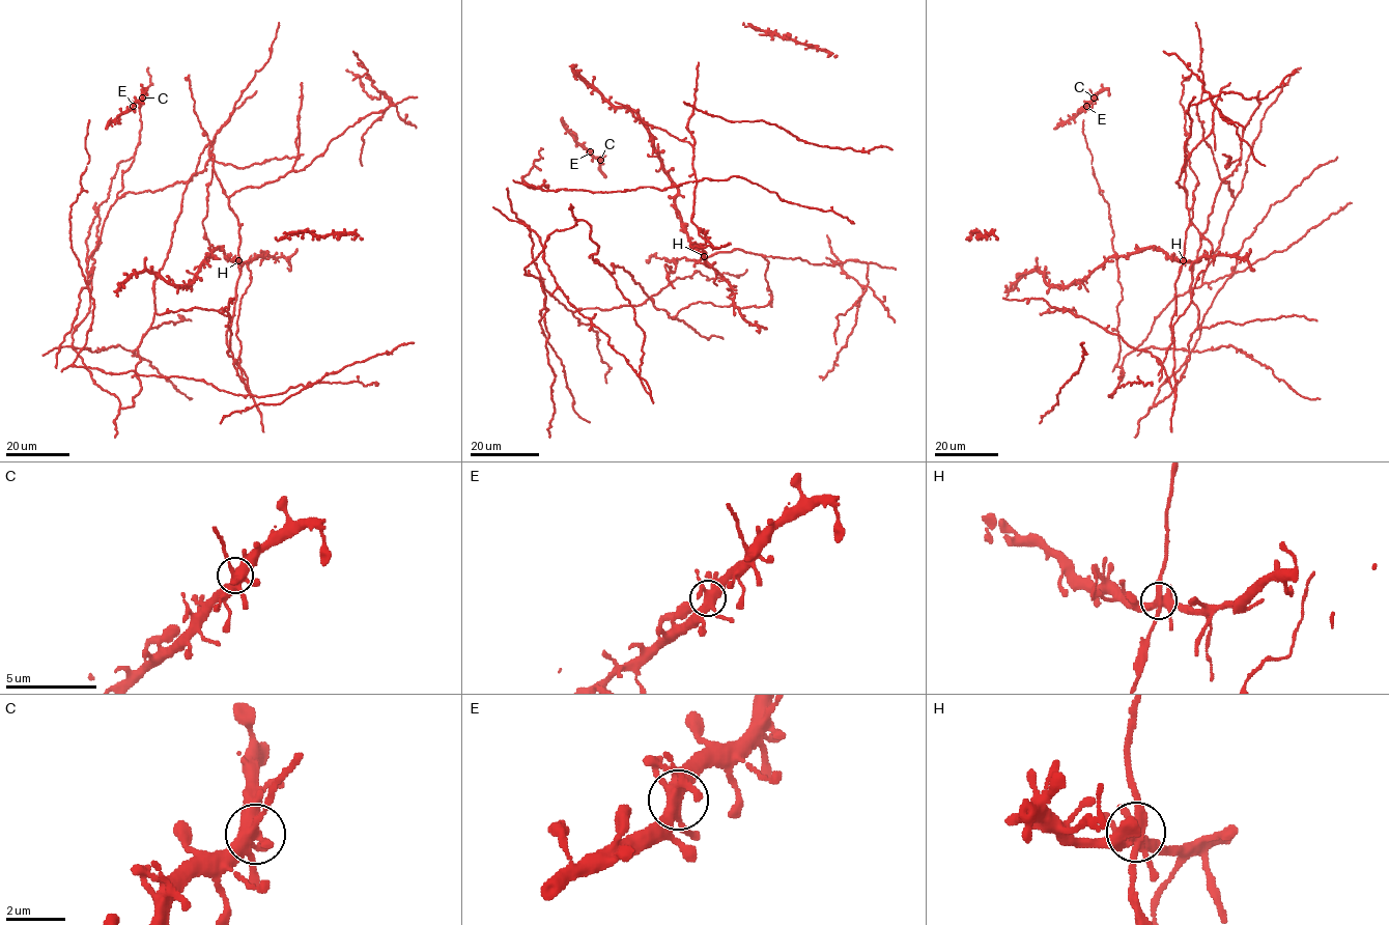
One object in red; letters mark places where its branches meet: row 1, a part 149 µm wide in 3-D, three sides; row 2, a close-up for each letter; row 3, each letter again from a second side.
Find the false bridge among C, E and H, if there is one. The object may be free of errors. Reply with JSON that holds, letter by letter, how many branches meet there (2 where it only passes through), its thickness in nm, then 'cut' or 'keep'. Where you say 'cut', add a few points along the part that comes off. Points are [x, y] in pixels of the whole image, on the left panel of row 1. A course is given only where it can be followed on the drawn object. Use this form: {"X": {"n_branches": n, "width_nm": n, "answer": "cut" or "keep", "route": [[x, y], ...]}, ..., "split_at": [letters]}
{"C": {"n_branches": 5, "width_nm": 420, "answer": "keep"}, "E": {"n_branches": 6, "width_nm": 440, "answer": "keep"}, "H": {"n_branches": 6, "width_nm": 440, "answer": "cut", "route": [[239, 260], [238, 219], [229, 198], [302, 170], [348, 128], [391, 105], [385, 92], [371, 99], [346, 68]]}, "split_at": ["H"]}

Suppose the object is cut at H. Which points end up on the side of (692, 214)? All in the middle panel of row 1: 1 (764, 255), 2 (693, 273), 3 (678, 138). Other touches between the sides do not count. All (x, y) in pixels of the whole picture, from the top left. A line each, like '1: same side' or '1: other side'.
1: same side
2: other side
3: same side

